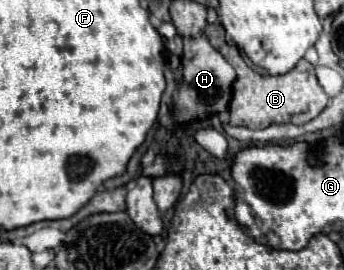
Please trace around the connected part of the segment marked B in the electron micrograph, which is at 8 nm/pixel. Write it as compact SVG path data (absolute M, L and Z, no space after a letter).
M208 24L206 36L210 44L226 56L234 66L238 78L234 82L234 96L230 102L230 124L248 126L248 128L266 128L272 124L306 124L316 118L328 104L328 96L314 76L314 66L306 60L300 60L290 72L282 76L260 76L256 74L240 56L234 44L228 44L224 38L224 28L220 24Z

